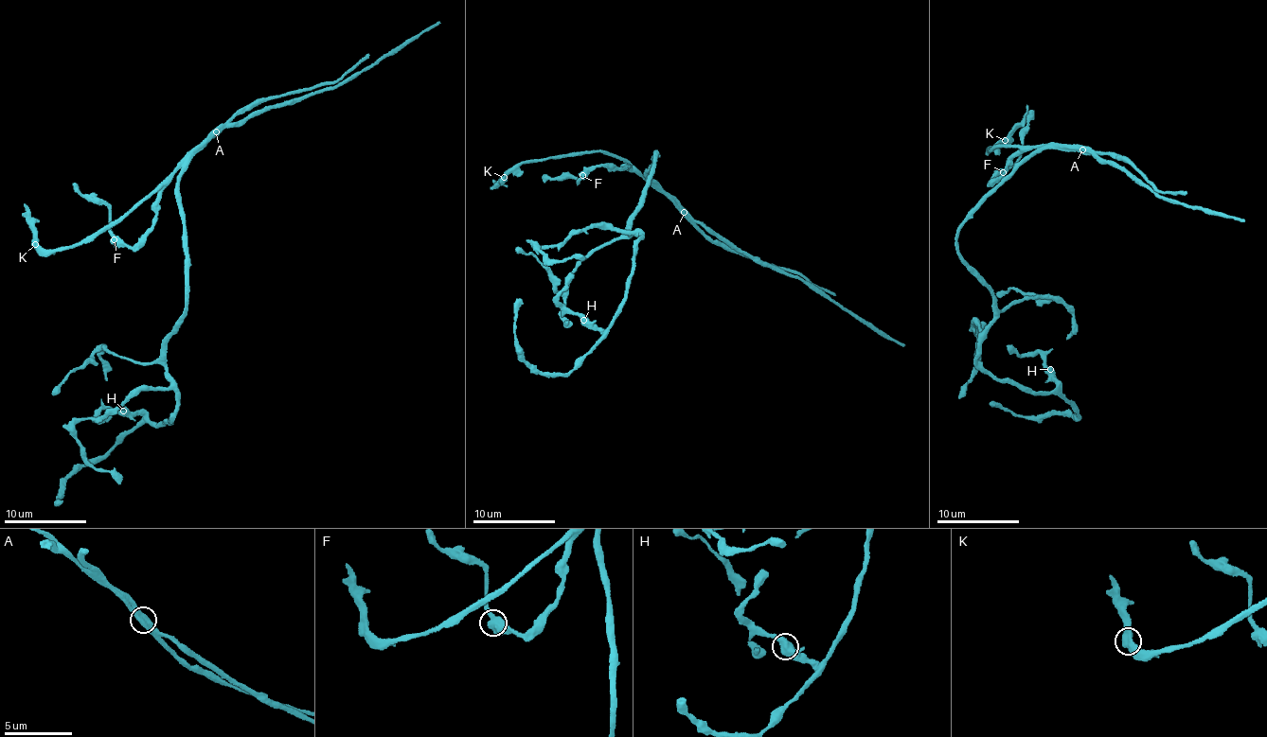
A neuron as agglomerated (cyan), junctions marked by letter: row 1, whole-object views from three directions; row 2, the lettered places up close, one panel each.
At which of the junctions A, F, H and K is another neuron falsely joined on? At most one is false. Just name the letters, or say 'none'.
A

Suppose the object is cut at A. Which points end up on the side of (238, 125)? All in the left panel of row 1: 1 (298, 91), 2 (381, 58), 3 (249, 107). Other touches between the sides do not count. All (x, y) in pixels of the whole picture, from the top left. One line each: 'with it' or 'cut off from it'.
1: cut off from it
2: with it
3: cut off from it

